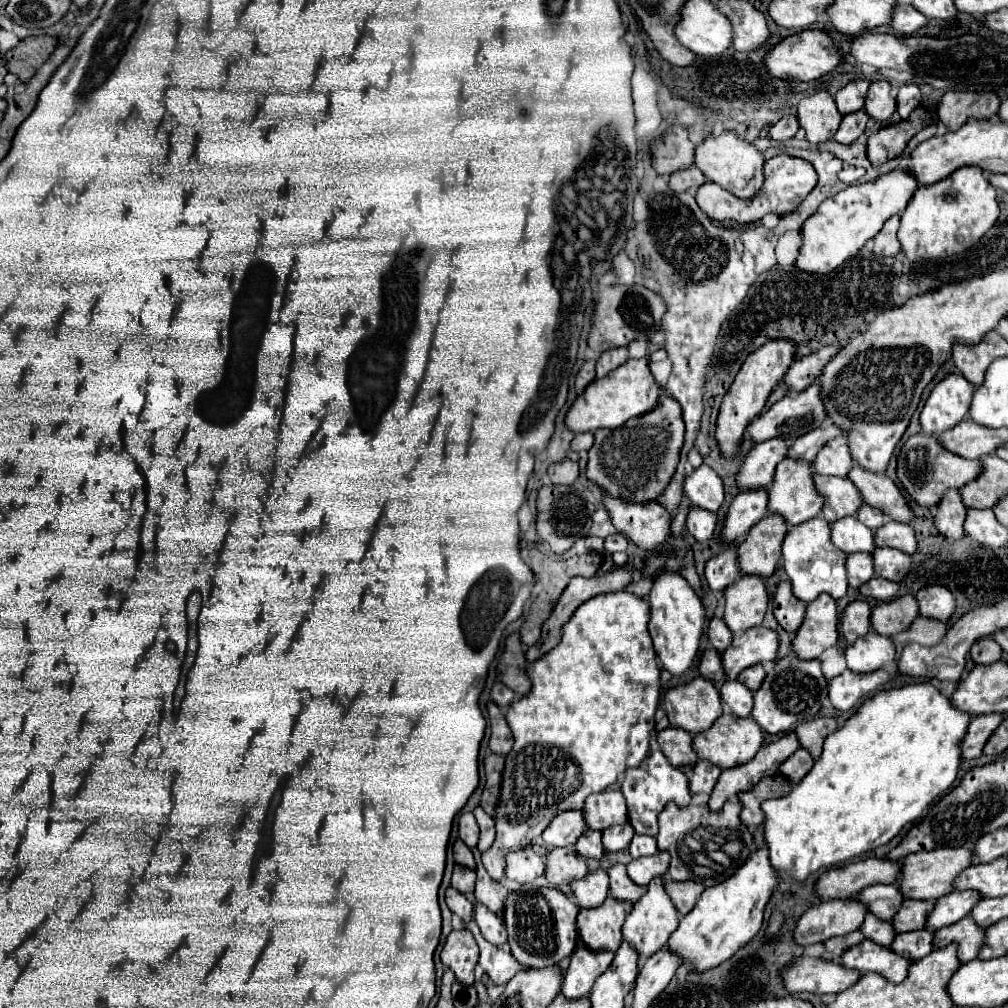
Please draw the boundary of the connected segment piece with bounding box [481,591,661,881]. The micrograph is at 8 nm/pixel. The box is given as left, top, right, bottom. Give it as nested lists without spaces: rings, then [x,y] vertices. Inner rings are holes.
[[[617,591],[617,593],[607,593],[607,595],[597,595],[589,601],[585,601],[577,611],[575,615],[571,617],[569,623],[565,623],[561,629],[563,629],[563,637],[559,641],[559,645],[553,647],[553,651],[545,653],[543,657],[539,657],[537,661],[533,661],[529,667],[527,667],[527,673],[529,673],[529,681],[531,681],[531,691],[513,701],[507,709],[507,723],[513,731],[513,737],[515,737],[515,745],[513,749],[509,751],[509,755],[505,757],[505,769],[503,769],[503,777],[501,777],[501,793],[499,793],[499,803],[497,803],[497,809],[493,813],[493,821],[495,821],[495,829],[497,829],[497,837],[491,845],[491,849],[487,849],[481,859],[483,859],[483,865],[487,869],[487,873],[501,881],[505,877],[505,855],[509,851],[519,851],[527,845],[531,845],[533,841],[537,841],[541,837],[541,833],[545,831],[545,827],[551,823],[551,819],[561,813],[561,811],[573,811],[573,809],[581,809],[583,803],[585,803],[585,797],[591,795],[591,793],[601,793],[605,791],[609,785],[613,785],[617,781],[617,777],[627,769],[627,767],[637,767],[645,757],[647,757],[647,751],[649,751],[649,733],[655,725],[653,717],[655,717],[655,707],[657,707],[657,699],[659,699],[659,689],[661,689],[661,683],[659,683],[659,665],[657,665],[657,655],[653,651],[653,645],[651,645],[651,637],[649,637],[649,631],[647,631],[647,621],[649,621],[649,605],[631,595],[631,593],[625,593],[625,591]]]

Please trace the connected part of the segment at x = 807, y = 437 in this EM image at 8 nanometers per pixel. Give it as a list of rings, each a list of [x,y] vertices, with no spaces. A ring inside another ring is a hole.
[[[829,425],[827,429],[815,429],[811,433],[805,433],[803,437],[799,437],[787,453],[787,459],[799,459],[799,461],[813,461],[817,451],[833,437],[839,437],[841,429],[837,429],[835,425]]]

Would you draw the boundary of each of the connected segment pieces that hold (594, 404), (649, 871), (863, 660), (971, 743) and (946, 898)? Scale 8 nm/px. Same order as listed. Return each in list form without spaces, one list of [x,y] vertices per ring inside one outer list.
[[[627,359],[625,365],[619,365],[617,369],[613,369],[613,373],[605,375],[603,379],[595,379],[585,387],[581,397],[577,397],[575,403],[569,407],[565,415],[565,427],[573,433],[593,433],[601,427],[619,427],[627,419],[651,411],[657,405],[659,393],[661,389],[655,385],[649,373],[647,359]]]
[[[659,851],[649,857],[633,859],[627,865],[627,873],[637,885],[649,885],[649,881],[653,877],[667,873],[667,869],[669,869],[669,853],[665,853],[665,851]]]
[[[871,631],[855,643],[847,645],[845,659],[851,671],[873,673],[881,667],[887,667],[895,659],[895,647],[889,637]]]
[[[991,713],[991,715],[981,715],[981,717],[973,717],[971,725],[967,729],[967,735],[961,743],[963,749],[963,759],[975,759],[981,755],[985,743],[989,741],[989,737],[993,735],[993,729],[997,729],[997,725],[1005,719],[1003,713]]]
[[[951,891],[935,901],[933,913],[925,917],[925,927],[931,931],[937,931],[941,927],[947,927],[951,923],[957,923],[959,919],[967,917],[967,913],[973,909],[973,905],[981,897],[971,891]]]

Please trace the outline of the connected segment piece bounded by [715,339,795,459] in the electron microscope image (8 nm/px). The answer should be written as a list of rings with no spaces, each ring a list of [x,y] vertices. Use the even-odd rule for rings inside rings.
[[[769,341],[765,343],[761,349],[757,349],[755,353],[751,353],[741,371],[737,373],[731,389],[727,391],[727,395],[723,397],[723,403],[721,403],[721,409],[719,409],[719,419],[717,419],[717,431],[715,431],[715,437],[721,445],[721,453],[731,459],[735,457],[735,453],[739,451],[739,441],[745,433],[745,427],[747,423],[761,413],[761,409],[765,407],[765,401],[769,397],[769,393],[773,391],[773,387],[779,383],[779,379],[787,373],[789,365],[791,365],[791,359],[795,355],[795,347],[791,341]]]

